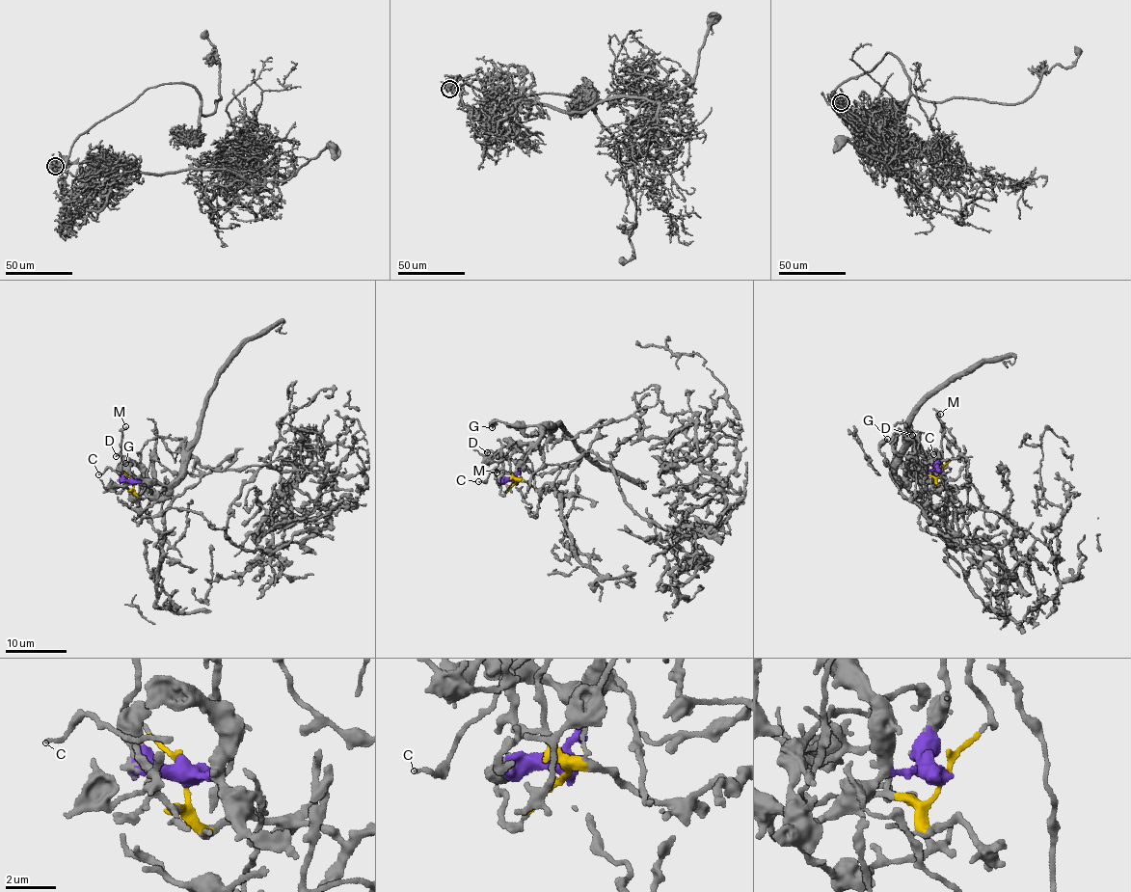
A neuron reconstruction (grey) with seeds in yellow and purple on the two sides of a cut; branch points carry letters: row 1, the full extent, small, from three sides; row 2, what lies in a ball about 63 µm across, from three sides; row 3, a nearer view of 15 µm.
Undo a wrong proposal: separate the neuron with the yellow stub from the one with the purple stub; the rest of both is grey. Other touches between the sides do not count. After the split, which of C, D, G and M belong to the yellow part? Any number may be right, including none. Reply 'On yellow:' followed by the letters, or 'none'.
On yellow: C, M

